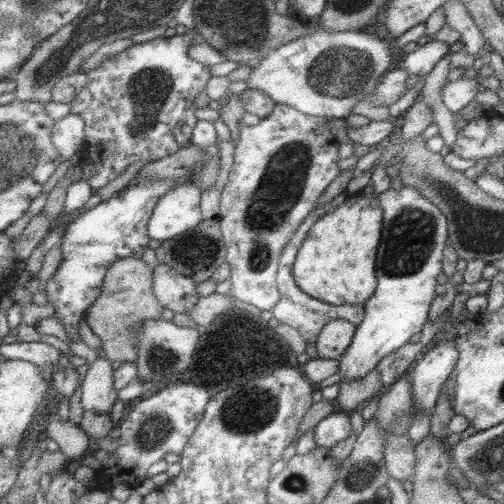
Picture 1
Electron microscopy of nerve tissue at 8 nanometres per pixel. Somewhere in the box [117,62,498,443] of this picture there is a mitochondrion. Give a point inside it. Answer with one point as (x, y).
(285, 178)

